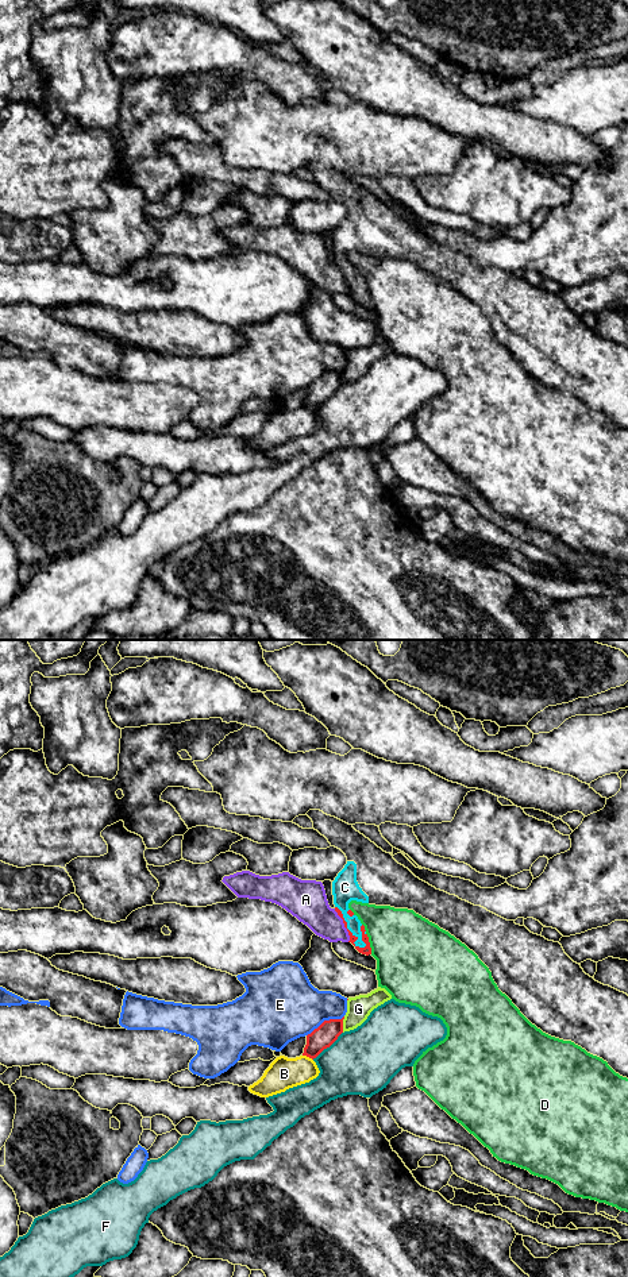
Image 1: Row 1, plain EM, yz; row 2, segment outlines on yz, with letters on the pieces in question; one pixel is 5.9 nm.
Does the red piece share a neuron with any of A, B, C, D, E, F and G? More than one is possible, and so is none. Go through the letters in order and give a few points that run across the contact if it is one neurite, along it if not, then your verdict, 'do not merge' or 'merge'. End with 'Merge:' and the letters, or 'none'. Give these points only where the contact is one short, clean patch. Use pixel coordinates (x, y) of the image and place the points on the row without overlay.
A: line yz (334, 261), (342, 272), (349, 293); do not merge
B: line yz (303, 406), (312, 412); do not merge
C: line yz (366, 303), (347, 281), (345, 239); merge
D: do not merge
E: do not merge
F: line yz (342, 384), (312, 411); do not merge
G: do not merge
Merge: C

